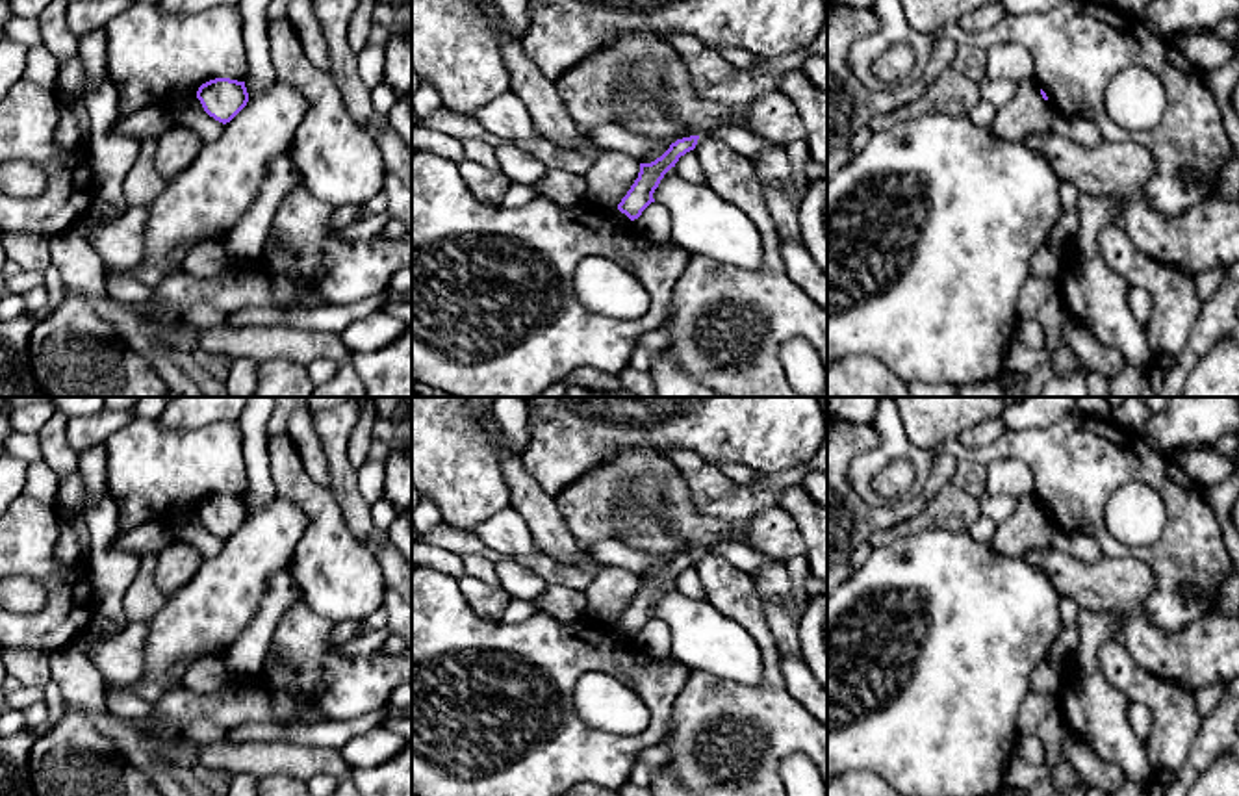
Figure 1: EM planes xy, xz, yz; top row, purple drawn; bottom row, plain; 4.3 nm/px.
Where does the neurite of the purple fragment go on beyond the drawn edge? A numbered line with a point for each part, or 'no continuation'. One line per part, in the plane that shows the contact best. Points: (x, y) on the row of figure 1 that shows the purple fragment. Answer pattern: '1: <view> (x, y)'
no continuation

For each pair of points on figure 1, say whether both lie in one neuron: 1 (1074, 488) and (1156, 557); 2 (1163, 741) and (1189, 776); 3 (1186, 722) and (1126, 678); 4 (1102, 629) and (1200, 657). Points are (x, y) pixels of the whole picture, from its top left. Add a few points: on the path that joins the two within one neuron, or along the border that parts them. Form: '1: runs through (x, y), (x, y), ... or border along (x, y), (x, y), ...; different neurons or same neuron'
1: runs through (1084, 513), (1119, 552), (1132, 552); same neuron
2: border along (1202, 724), (1187, 757), (1180, 765), (1154, 770); different neurons
3: runs through (1171, 707), (1156, 693), (1141, 687); same neuron
4: border along (1080, 609), (1111, 611), (1121, 620), (1115, 639); different neurons

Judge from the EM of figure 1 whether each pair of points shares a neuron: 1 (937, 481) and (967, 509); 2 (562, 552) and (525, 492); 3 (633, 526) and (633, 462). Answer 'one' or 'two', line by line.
1: two
2: one
3: two

